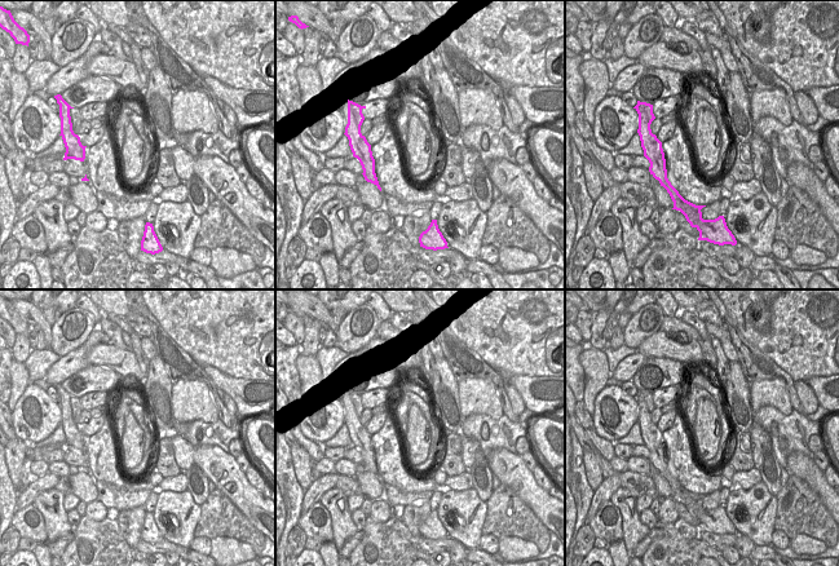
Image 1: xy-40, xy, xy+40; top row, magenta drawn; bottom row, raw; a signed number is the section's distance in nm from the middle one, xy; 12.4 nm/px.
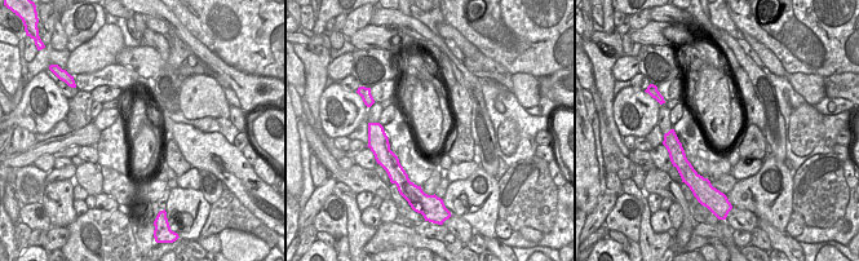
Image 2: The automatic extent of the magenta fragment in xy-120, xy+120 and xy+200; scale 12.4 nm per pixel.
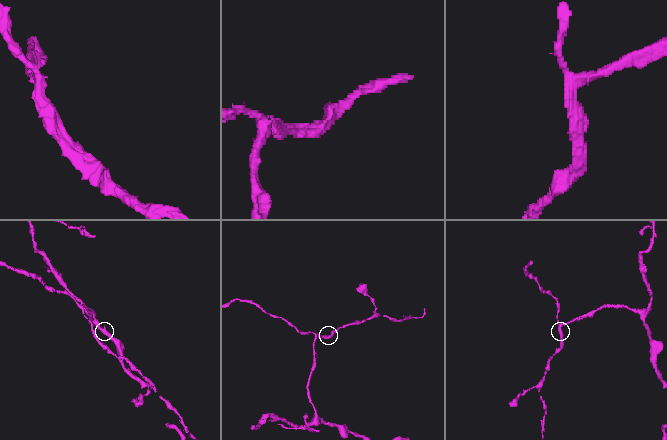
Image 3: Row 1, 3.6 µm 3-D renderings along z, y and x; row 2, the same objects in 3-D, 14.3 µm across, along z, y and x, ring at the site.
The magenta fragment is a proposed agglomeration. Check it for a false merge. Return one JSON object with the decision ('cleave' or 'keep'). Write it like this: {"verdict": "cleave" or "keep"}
{"verdict": "cleave"}

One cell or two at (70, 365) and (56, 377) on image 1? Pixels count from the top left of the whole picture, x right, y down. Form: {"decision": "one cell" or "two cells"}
{"decision": "one cell"}

